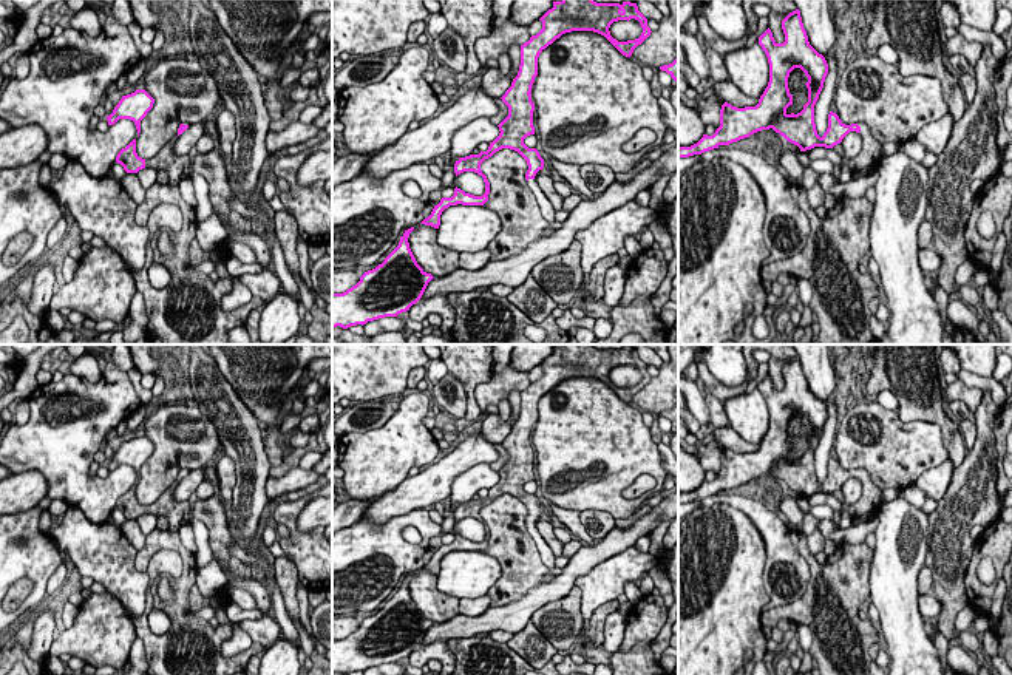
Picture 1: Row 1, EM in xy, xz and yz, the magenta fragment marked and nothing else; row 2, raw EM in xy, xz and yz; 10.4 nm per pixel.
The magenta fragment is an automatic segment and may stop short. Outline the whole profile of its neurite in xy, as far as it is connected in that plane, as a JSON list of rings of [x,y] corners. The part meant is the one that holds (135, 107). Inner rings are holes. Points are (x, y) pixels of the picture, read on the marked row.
[[[136,90],[131,94],[122,96],[113,113],[107,116],[108,125],[114,125],[119,119],[134,122],[138,136],[141,133],[141,120],[153,108],[155,99],[145,90]]]

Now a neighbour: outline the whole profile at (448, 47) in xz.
[[[447,28],[433,40],[431,48],[440,63],[450,66],[456,73],[465,71],[467,48],[457,31]]]

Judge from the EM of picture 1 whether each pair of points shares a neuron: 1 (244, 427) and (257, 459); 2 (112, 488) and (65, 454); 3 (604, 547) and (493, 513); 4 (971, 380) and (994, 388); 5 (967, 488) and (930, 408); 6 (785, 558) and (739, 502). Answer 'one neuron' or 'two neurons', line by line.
1: one neuron
2: one neuron
3: two neurons
4: one neuron
5: two neurons
6: one neuron

